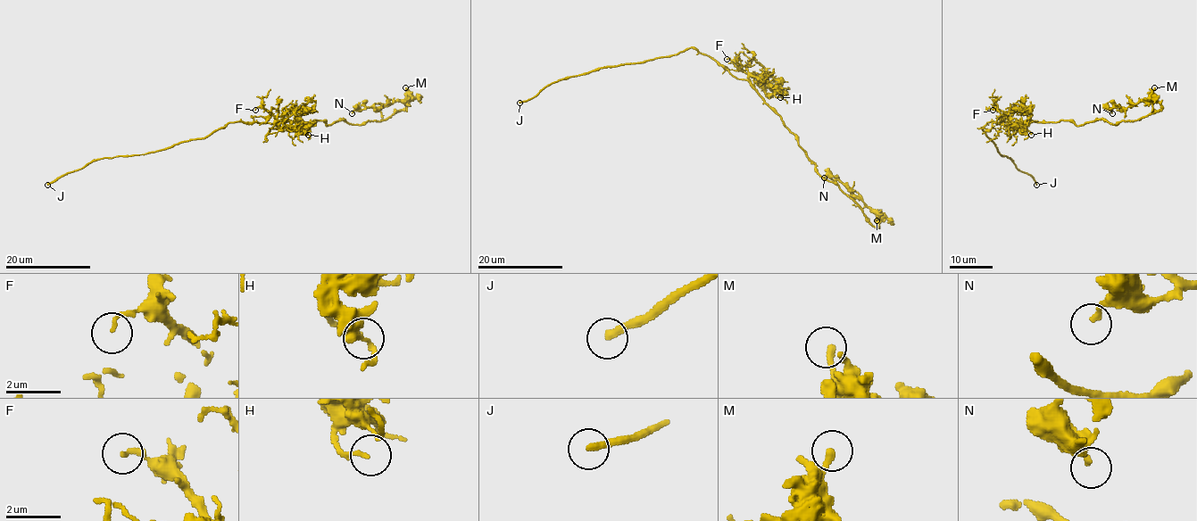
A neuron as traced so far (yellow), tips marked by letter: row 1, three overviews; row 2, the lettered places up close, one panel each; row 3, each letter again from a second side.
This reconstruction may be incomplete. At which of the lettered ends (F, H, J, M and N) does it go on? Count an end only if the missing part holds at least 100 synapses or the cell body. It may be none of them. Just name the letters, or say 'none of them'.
J

